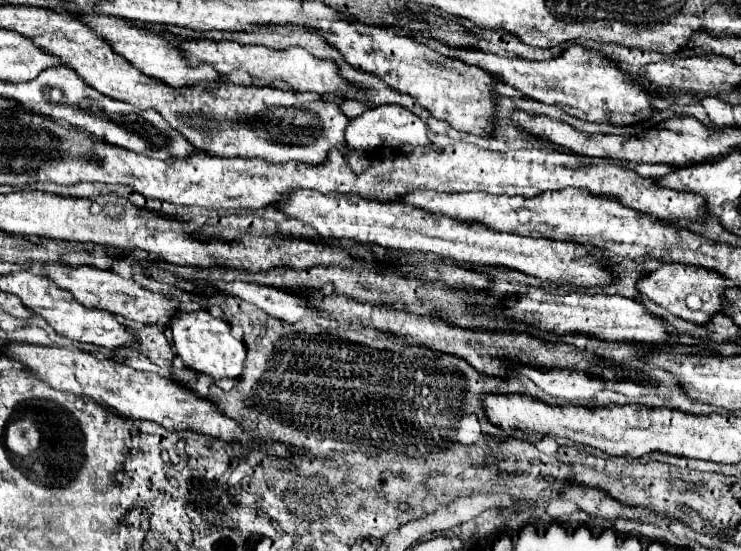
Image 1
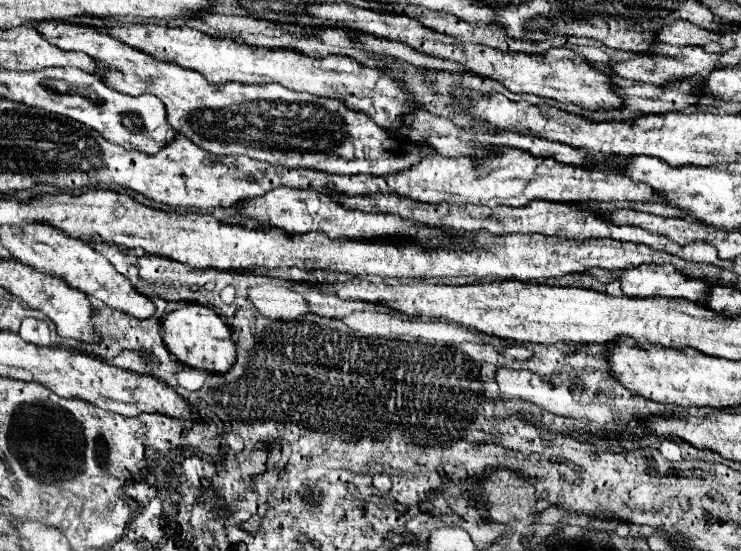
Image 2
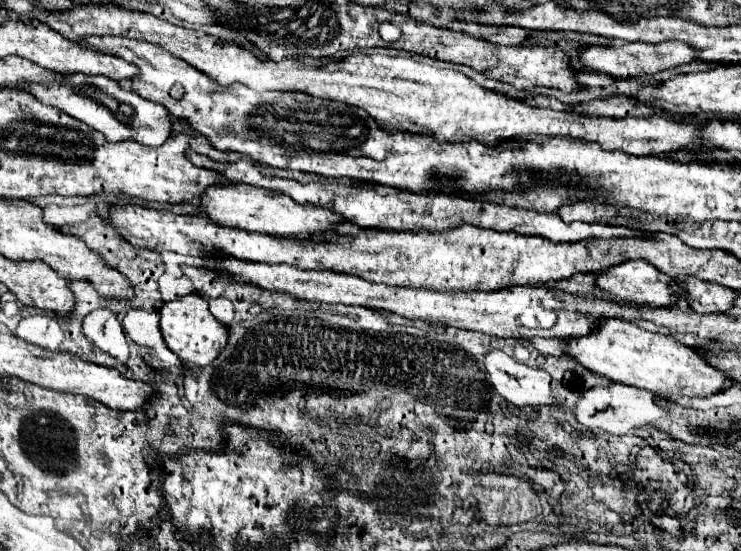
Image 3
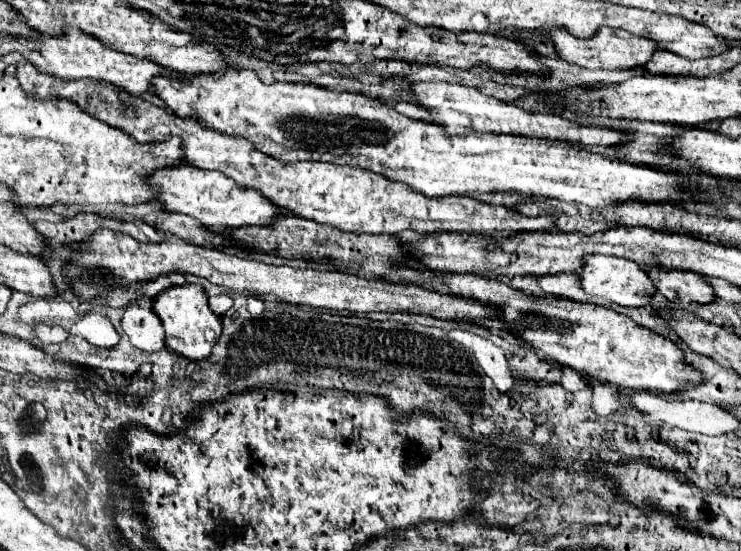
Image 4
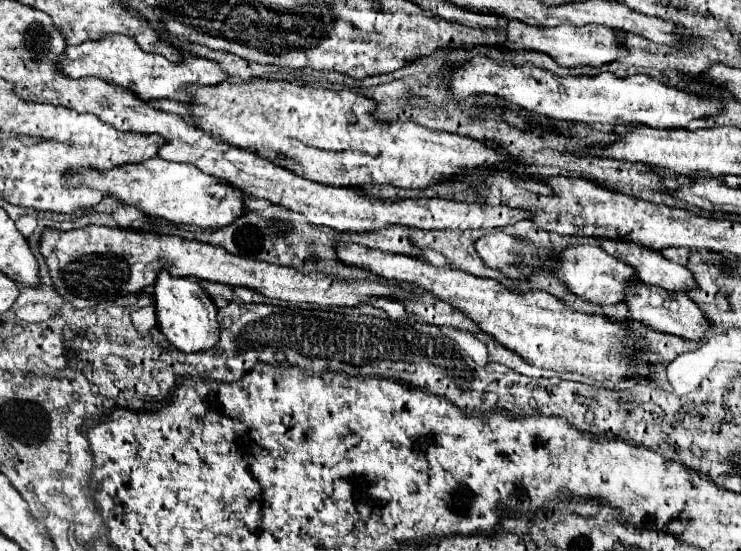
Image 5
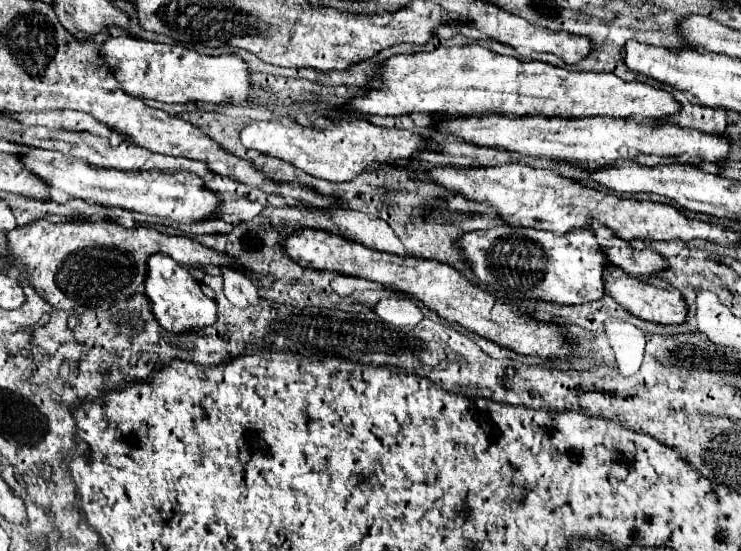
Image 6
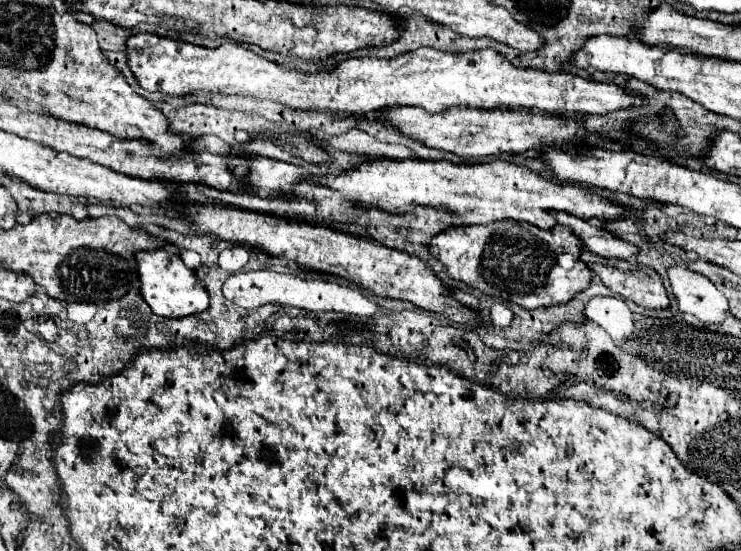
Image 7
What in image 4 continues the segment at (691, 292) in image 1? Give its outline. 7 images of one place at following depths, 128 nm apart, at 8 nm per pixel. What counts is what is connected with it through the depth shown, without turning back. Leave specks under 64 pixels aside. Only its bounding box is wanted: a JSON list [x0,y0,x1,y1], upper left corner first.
[580,254,656,306]

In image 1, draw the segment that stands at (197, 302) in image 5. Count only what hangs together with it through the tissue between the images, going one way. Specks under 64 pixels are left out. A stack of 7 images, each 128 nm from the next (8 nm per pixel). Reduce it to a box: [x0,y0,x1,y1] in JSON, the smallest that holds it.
[170,310,246,380]

